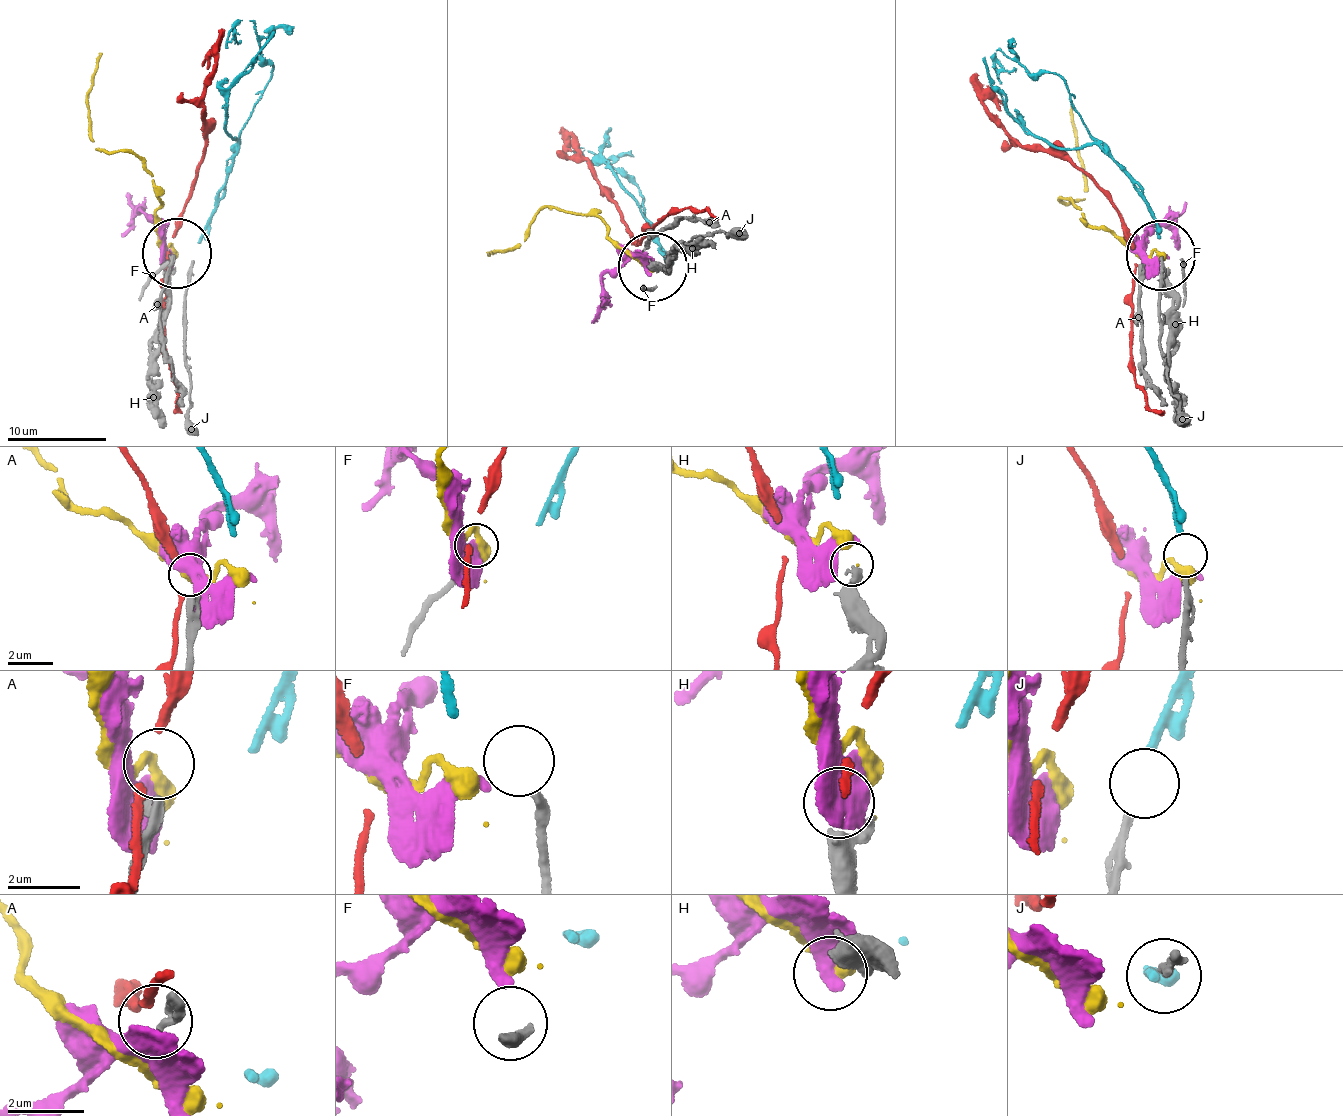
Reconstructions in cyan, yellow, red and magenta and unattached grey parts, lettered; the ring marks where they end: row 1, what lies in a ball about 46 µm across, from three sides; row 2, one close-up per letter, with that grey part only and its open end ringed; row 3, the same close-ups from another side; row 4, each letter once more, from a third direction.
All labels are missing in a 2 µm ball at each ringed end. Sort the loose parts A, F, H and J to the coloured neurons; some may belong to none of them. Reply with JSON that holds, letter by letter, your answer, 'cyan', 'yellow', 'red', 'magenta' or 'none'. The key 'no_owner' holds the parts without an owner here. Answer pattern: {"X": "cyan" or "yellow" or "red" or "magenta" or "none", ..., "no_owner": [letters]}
{"A": "none", "F": "none", "H": "magenta", "J": "cyan", "no_owner": ["A", "F"]}

